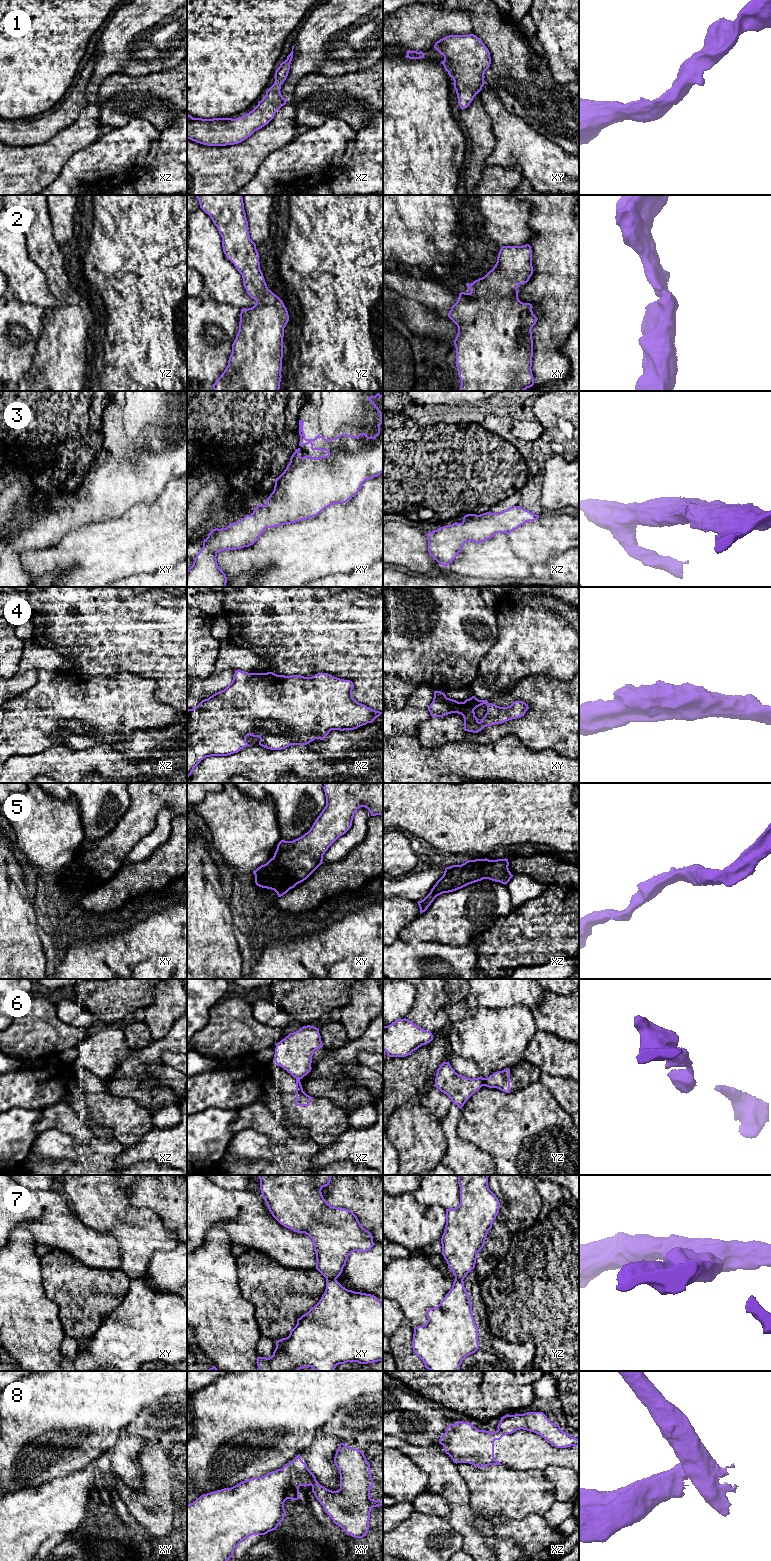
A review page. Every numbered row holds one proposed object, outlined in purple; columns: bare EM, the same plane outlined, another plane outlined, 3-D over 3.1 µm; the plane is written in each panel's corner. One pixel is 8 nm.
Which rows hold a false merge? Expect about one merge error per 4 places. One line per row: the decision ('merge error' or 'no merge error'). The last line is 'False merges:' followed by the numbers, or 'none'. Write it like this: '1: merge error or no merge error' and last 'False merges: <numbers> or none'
1: no merge error
2: no merge error
3: no merge error
4: no merge error
5: no merge error
6: merge error
7: merge error
8: merge error
False merges: 6, 7, 8

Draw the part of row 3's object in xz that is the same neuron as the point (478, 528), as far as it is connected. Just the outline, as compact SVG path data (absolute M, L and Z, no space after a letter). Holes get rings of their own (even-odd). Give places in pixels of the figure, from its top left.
M520 506L509 507L500 513L489 511L480 515L467 514L463 517L461 523L455 522L452 525L446 525L427 533L428 552L440 565L447 567L457 557L465 543L472 541L479 544L492 538L497 533L510 534L526 522L535 521L538 518L539 515Z

